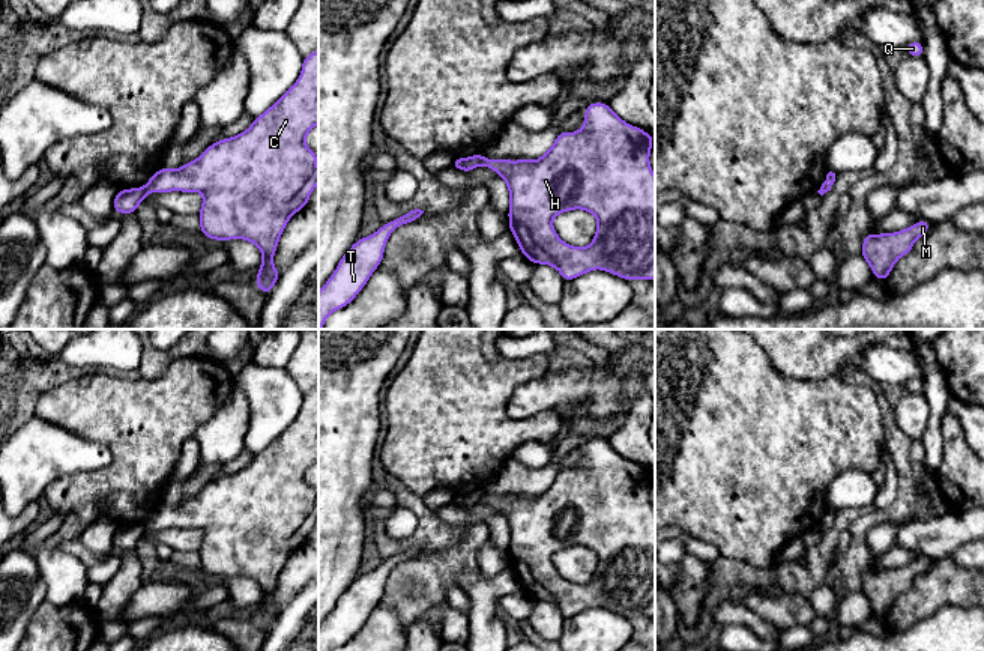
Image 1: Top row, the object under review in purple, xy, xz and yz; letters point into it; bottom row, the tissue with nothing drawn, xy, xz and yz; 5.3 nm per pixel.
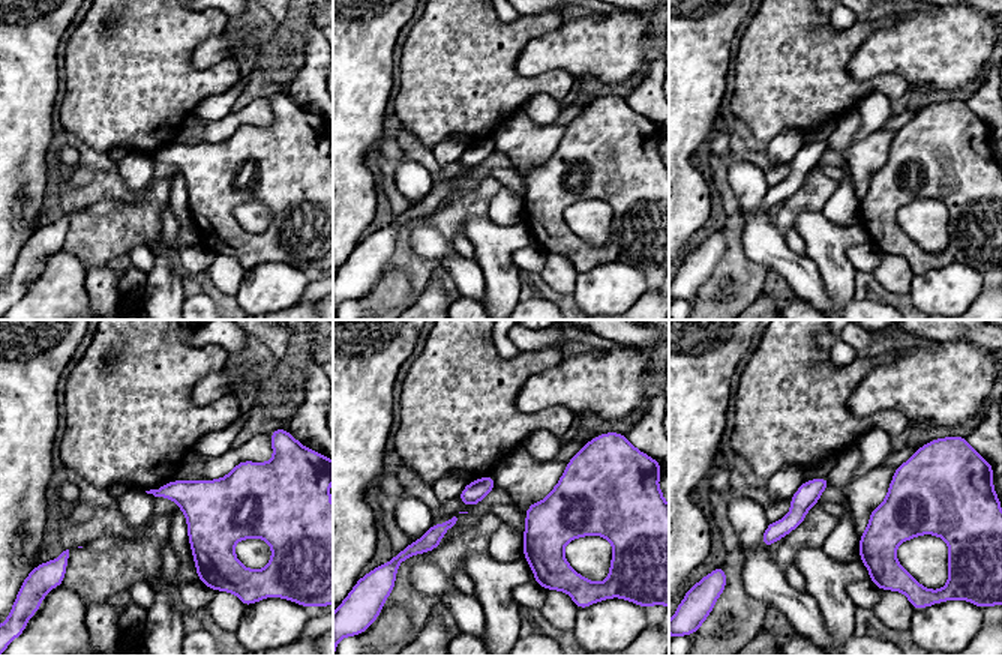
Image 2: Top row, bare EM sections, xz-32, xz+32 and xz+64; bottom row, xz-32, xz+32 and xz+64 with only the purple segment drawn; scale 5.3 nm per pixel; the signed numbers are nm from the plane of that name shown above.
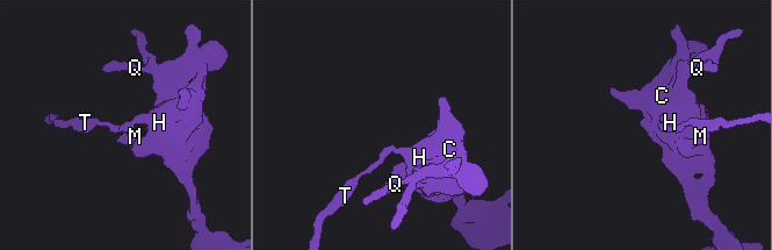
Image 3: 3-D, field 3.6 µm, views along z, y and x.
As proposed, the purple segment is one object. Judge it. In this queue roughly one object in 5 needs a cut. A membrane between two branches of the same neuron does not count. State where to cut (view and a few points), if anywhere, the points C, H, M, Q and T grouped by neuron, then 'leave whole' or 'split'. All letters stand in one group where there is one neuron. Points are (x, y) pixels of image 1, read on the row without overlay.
cut in xz along (484, 495), (478, 501); C H M Q / T; split

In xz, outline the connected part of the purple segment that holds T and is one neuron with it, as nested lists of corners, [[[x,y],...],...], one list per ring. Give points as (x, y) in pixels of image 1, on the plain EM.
[[[421,546],[410,547],[385,559],[376,570],[358,576],[318,628],[318,651],[331,651],[349,642],[380,603],[391,570],[400,562],[418,559],[422,550]]]

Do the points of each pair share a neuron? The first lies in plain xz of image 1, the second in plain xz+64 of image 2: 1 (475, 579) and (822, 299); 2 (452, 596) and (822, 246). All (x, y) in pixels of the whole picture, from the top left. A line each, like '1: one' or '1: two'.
1: two
2: two

